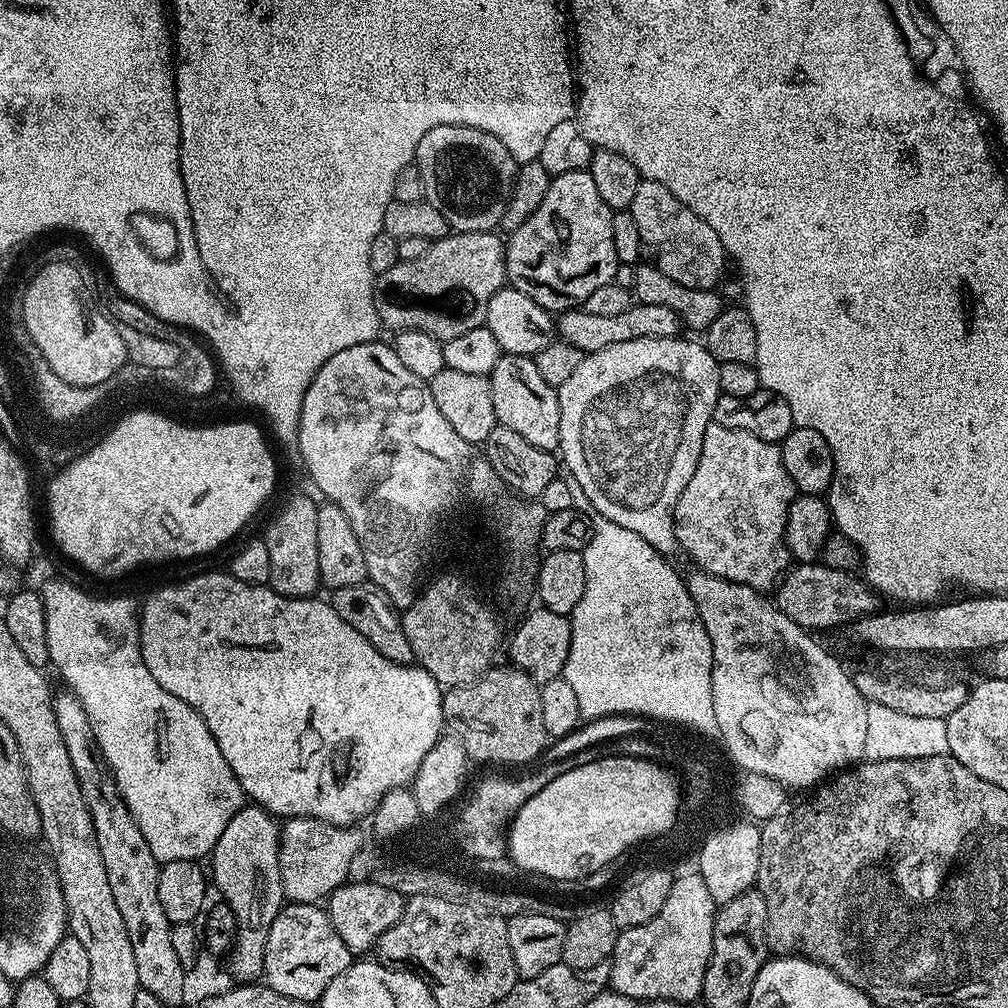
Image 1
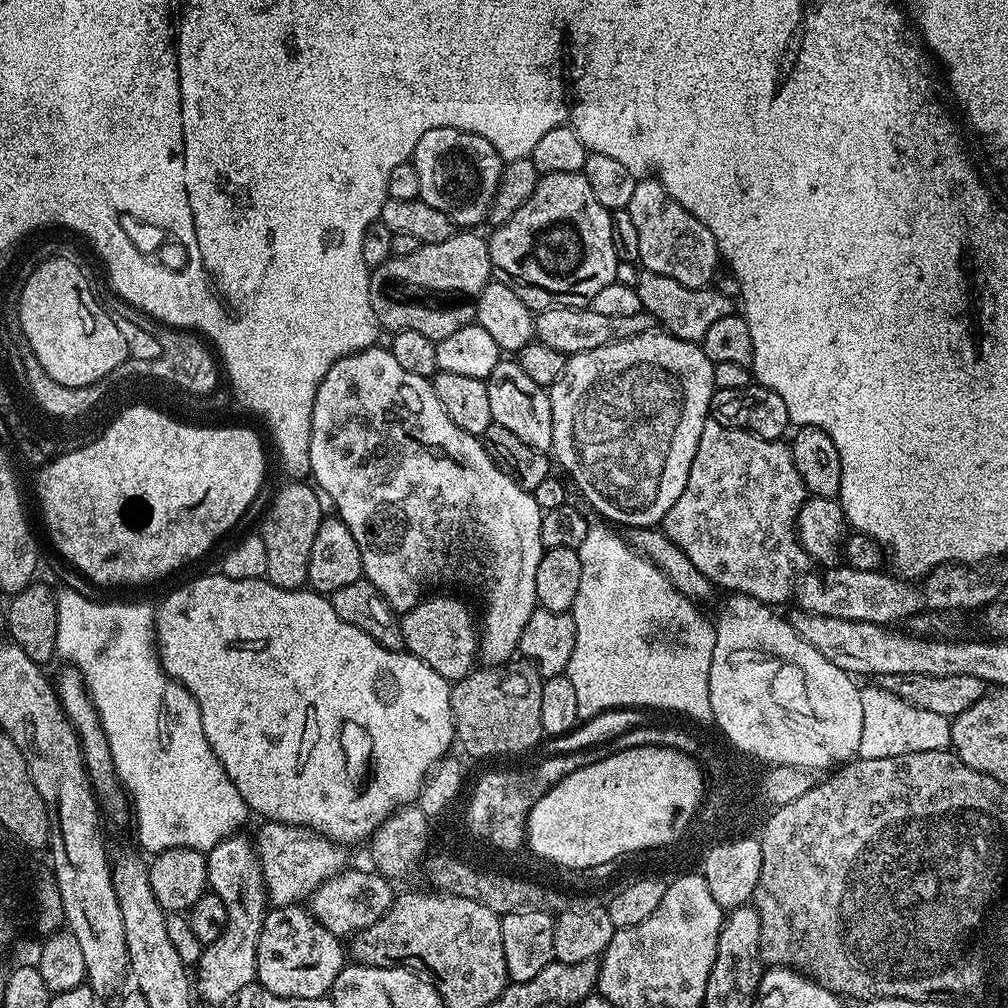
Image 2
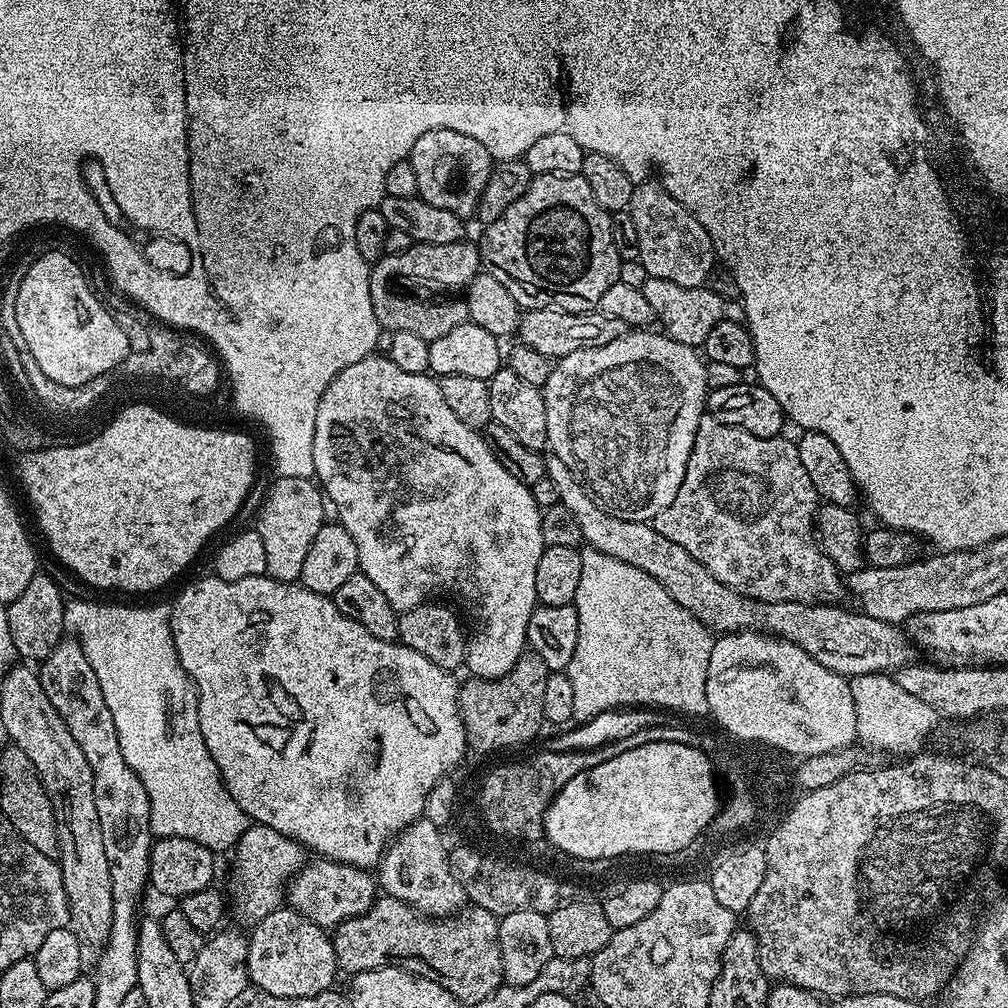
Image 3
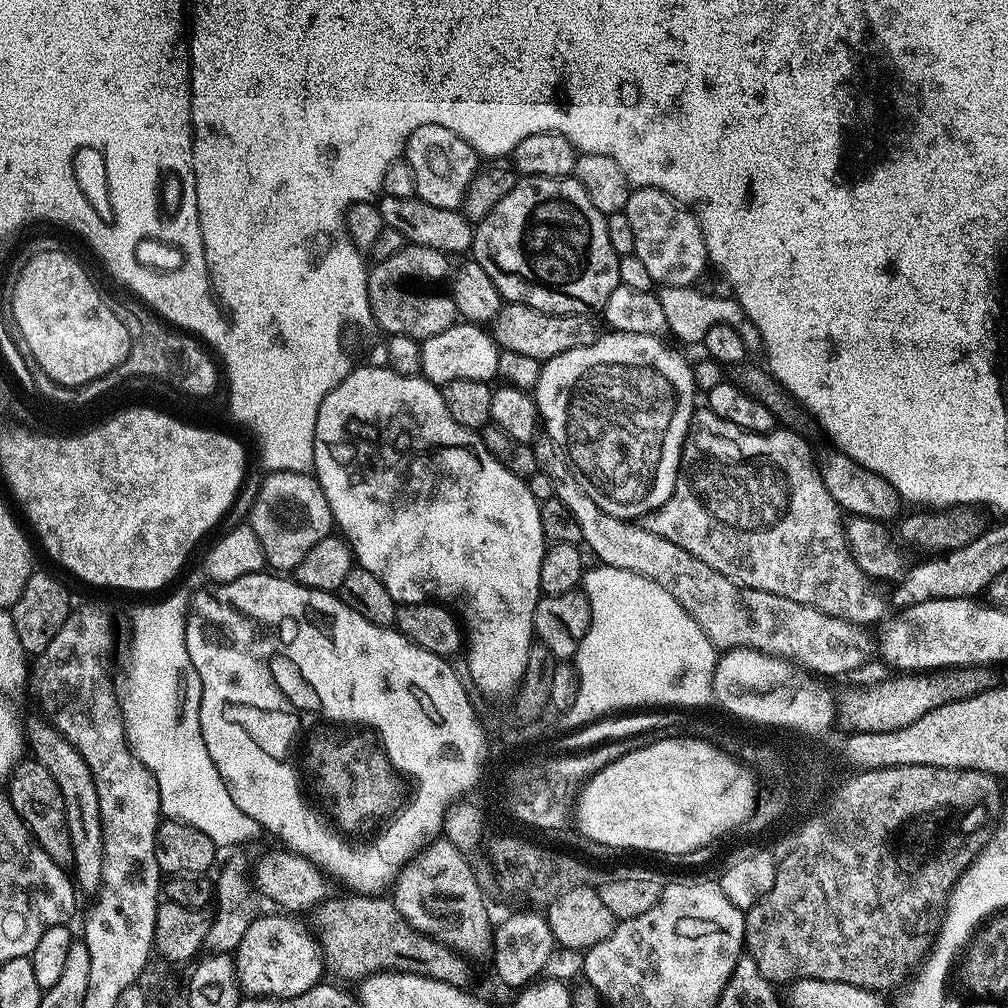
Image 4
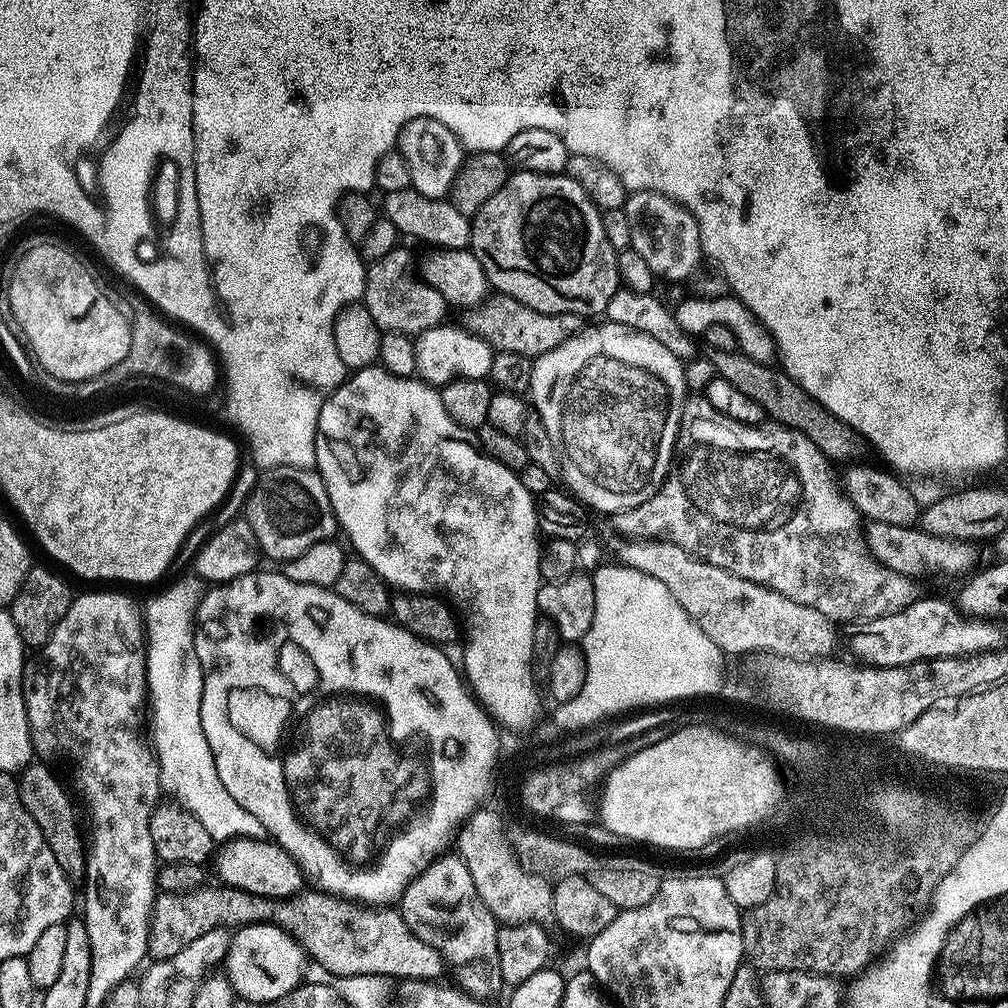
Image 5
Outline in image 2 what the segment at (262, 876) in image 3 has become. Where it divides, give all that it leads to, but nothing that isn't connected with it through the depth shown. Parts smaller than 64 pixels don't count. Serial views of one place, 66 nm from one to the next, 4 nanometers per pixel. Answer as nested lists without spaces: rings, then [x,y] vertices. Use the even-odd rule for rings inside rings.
[[[271,822],[261,825],[254,835],[254,843],[260,857],[264,884],[268,887],[268,899],[273,905],[292,906],[307,901],[319,884],[347,865],[344,863],[348,860],[349,849],[313,828]]]

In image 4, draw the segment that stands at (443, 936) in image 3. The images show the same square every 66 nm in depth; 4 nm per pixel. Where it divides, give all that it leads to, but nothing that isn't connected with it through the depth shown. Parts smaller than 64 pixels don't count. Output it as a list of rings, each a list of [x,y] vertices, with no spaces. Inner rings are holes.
[[[352,894],[351,897],[346,900],[340,900],[334,904],[333,902],[325,903],[321,905],[318,910],[318,915],[320,915],[320,932],[318,931],[318,943],[320,945],[321,953],[324,957],[325,965],[329,969],[332,968],[341,976],[344,980],[353,980],[353,982],[359,982],[366,976],[373,976],[376,972],[413,972],[419,976],[429,976],[435,980],[441,980],[446,982],[450,986],[455,988],[467,989],[469,987],[468,983],[472,980],[472,972],[468,969],[468,964],[463,960],[461,953],[457,951],[454,947],[449,947],[447,944],[442,943],[440,940],[436,939],[435,936],[423,936],[417,928],[412,928],[404,921],[403,914],[396,909],[395,904],[392,903],[391,899],[384,898],[384,900],[379,900],[381,897],[376,894]]]

